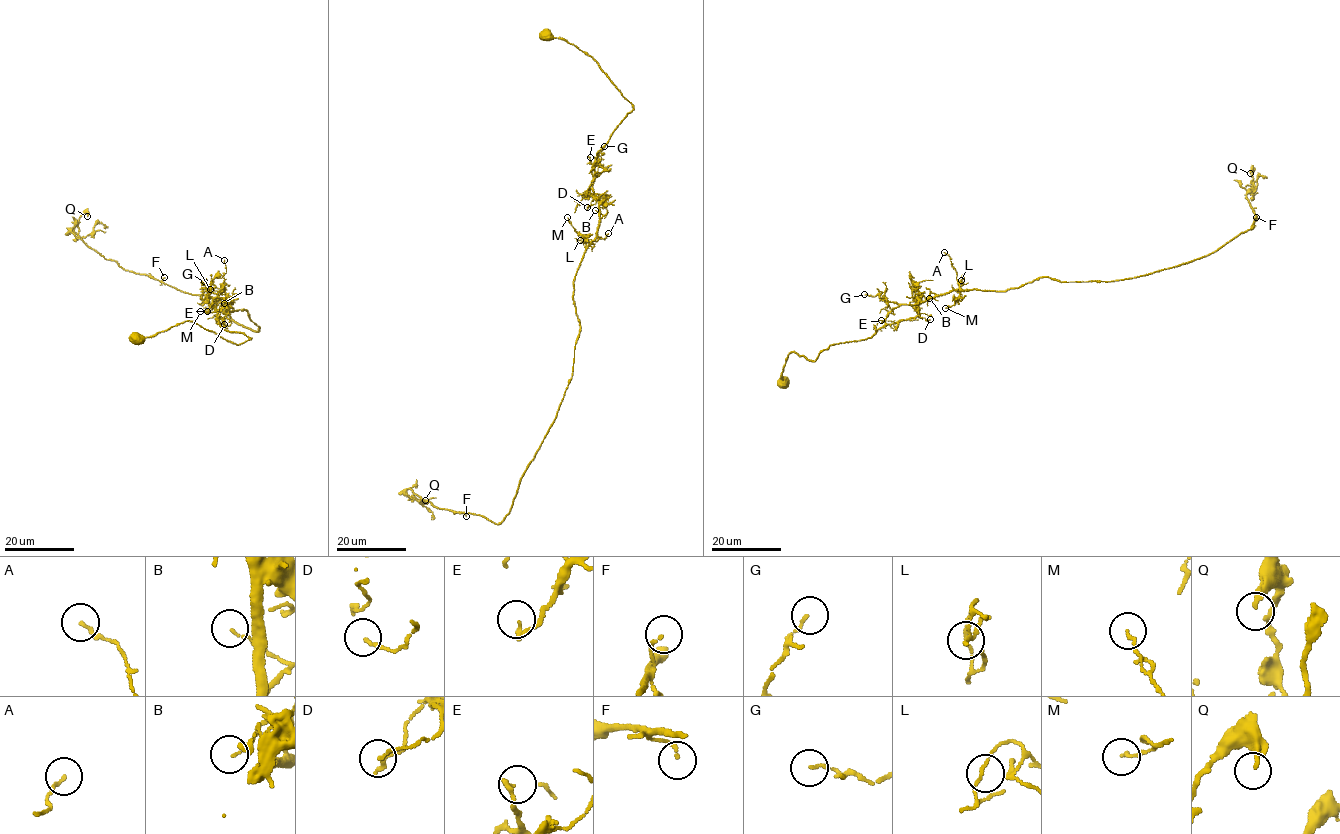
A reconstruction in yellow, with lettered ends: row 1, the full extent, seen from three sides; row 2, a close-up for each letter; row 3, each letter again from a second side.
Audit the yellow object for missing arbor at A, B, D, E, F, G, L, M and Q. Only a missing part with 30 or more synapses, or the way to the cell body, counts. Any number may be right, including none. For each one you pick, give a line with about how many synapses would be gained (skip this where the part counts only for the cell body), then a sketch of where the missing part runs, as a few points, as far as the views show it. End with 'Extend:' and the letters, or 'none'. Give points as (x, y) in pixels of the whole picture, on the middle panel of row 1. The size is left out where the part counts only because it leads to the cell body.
Extend: none

